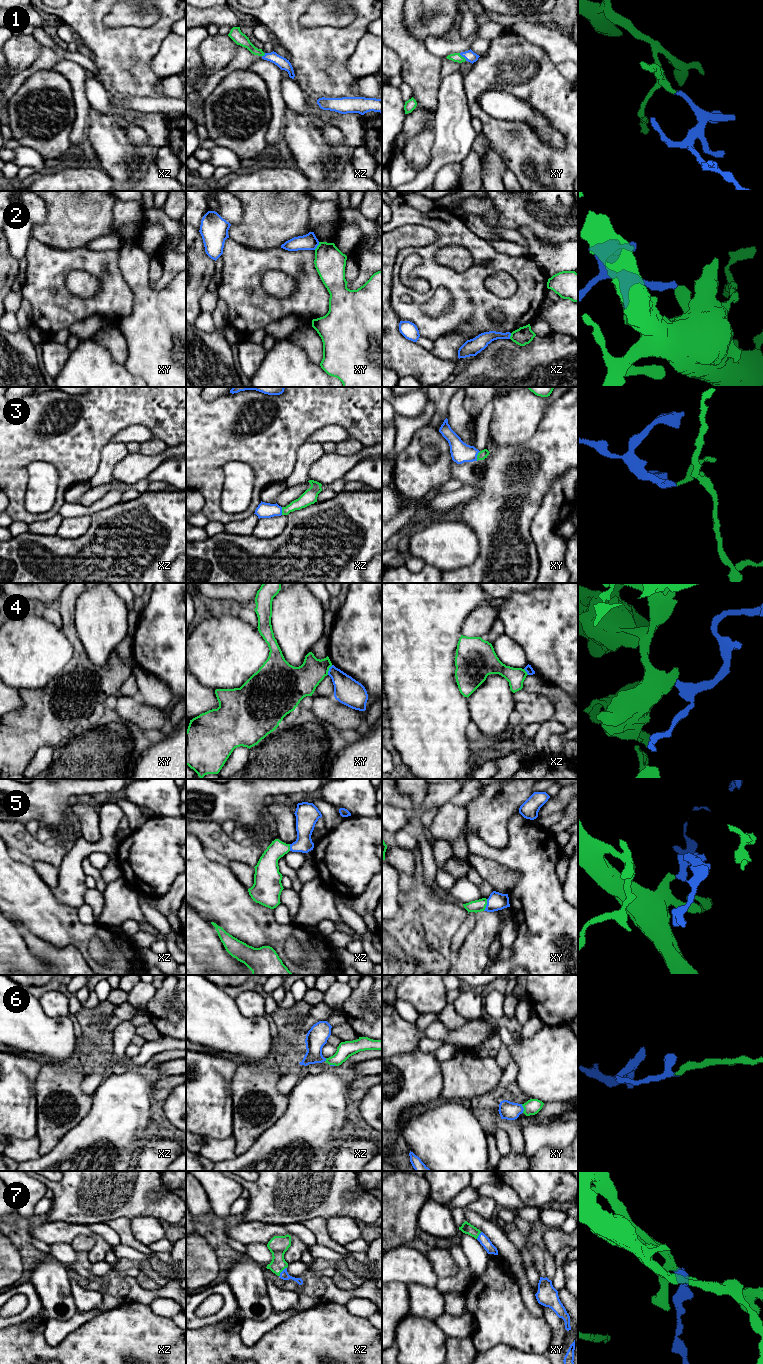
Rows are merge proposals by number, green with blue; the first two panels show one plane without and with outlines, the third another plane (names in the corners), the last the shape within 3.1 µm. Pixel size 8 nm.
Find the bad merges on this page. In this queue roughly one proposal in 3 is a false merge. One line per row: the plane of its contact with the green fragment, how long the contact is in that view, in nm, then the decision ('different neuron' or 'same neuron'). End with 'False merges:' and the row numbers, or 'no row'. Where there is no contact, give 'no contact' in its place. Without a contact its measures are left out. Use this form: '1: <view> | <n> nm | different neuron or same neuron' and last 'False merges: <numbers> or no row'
1: xy | 90 nm | same neuron
2: xy | 80 nm | different neuron
3: xy | 90 nm | same neuron
4: xy | 90 nm | different neuron
5: xy | 100 nm | same neuron
6: xy | 70 nm | same neuron
7: xz | 100 nm | same neuron
False merges: 2, 4

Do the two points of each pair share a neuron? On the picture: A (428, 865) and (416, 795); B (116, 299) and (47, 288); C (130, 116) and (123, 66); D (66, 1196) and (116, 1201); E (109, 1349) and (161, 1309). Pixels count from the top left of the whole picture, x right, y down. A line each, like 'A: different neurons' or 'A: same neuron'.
A: same neuron
B: same neuron
C: same neuron
D: same neuron
E: different neurons

